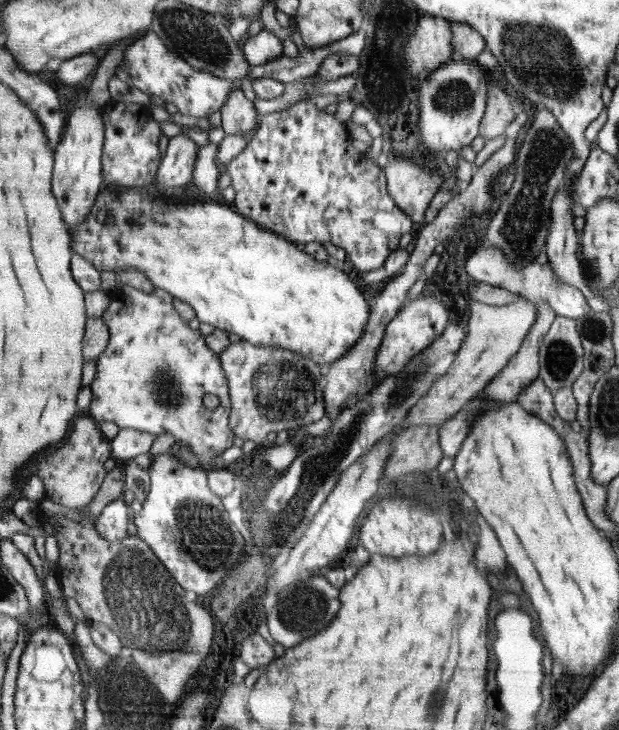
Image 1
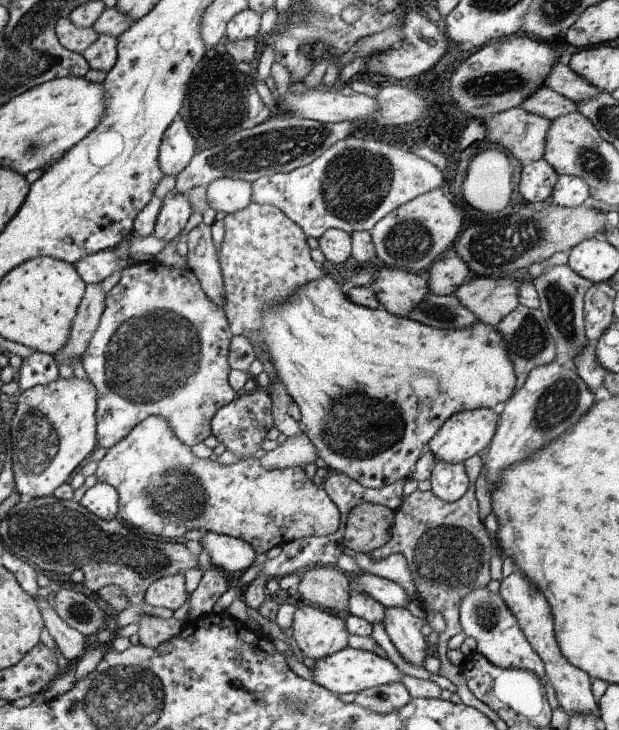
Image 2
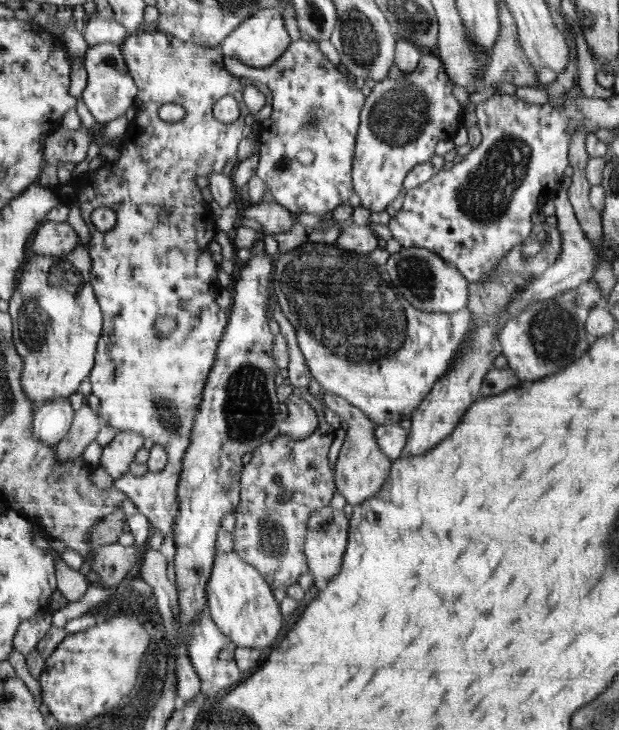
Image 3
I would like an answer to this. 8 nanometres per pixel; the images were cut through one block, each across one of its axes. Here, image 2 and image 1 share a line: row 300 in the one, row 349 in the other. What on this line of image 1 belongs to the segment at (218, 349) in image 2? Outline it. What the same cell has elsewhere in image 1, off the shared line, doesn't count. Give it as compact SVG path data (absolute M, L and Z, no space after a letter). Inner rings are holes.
M119 282L110 292L110 304L101 319L108 327L108 346L96 363L96 373L91 383L91 403L88 414L100 423L110 421L120 429L130 428L148 432L158 437L172 434L176 443L183 442L197 456L200 465L207 466L218 454L232 446L234 438L230 428L229 414L232 399L229 397L229 381L221 365L221 357L210 350L204 336L188 326L186 320L172 306L172 295L163 288L145 292ZM206 394L216 394L219 405L210 410L202 403Z

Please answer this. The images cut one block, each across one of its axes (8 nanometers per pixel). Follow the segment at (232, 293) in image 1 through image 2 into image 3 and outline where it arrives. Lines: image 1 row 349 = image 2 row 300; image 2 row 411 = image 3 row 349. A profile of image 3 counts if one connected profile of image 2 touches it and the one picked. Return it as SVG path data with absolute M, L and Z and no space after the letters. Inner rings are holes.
M304 240L302 244L291 251L279 254L276 272L273 276L273 289L275 302L286 315L286 318L290 320L290 324L296 329L298 346L304 355L311 376L316 378L323 390L342 396L349 403L362 410L364 414L369 415L369 418L377 424L392 424L400 423L401 420L411 420L413 413L420 408L421 402L432 392L433 386L441 378L446 377L446 374L453 368L454 362L457 362L458 354L465 348L466 340L470 338L473 330L472 313L470 313L468 307L453 313L422 312L413 303L405 299L401 292L396 292L397 288L386 275L385 268L372 263L367 254L341 249L336 243L316 243Z

